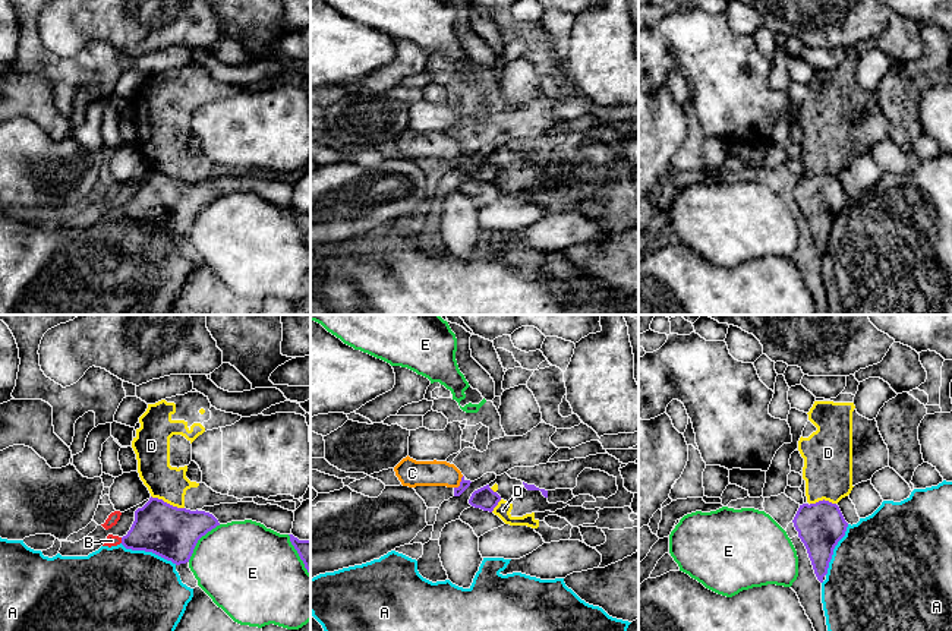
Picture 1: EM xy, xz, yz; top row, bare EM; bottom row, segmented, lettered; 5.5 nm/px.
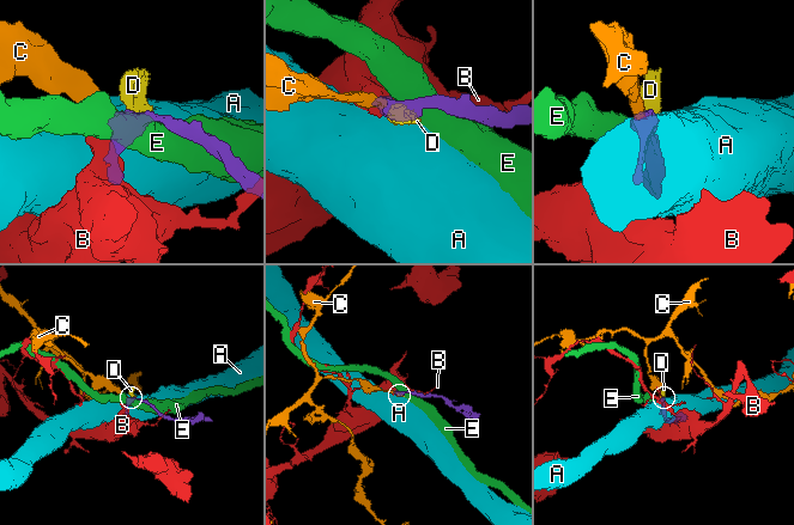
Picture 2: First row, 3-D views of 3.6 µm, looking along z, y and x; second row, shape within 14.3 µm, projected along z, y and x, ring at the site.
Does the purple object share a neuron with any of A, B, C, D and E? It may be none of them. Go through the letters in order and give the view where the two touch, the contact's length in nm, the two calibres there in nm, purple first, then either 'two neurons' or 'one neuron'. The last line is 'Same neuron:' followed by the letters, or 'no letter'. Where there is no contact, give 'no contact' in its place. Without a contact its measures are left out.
A: meets purple in xy; contact 340 nm long; 280 nm thick on the purple side, 480 nm on the other; two neurons
B: meets purple in xy; contact 30 nm long; 280 nm thick on the purple side, 60 nm on the other; two neurons
C: meets purple in xz; contact 90 nm long; 50 nm thick on the purple side, 140 nm on the other; one neuron
D: meets purple in xy; contact 200 nm long; 280 nm thick on the purple side, 190 nm on the other; two neurons
E: meets purple in xy; contact 280 nm long; 280 nm thick on the purple side, 460 nm on the other; two neurons
Same neuron: C

